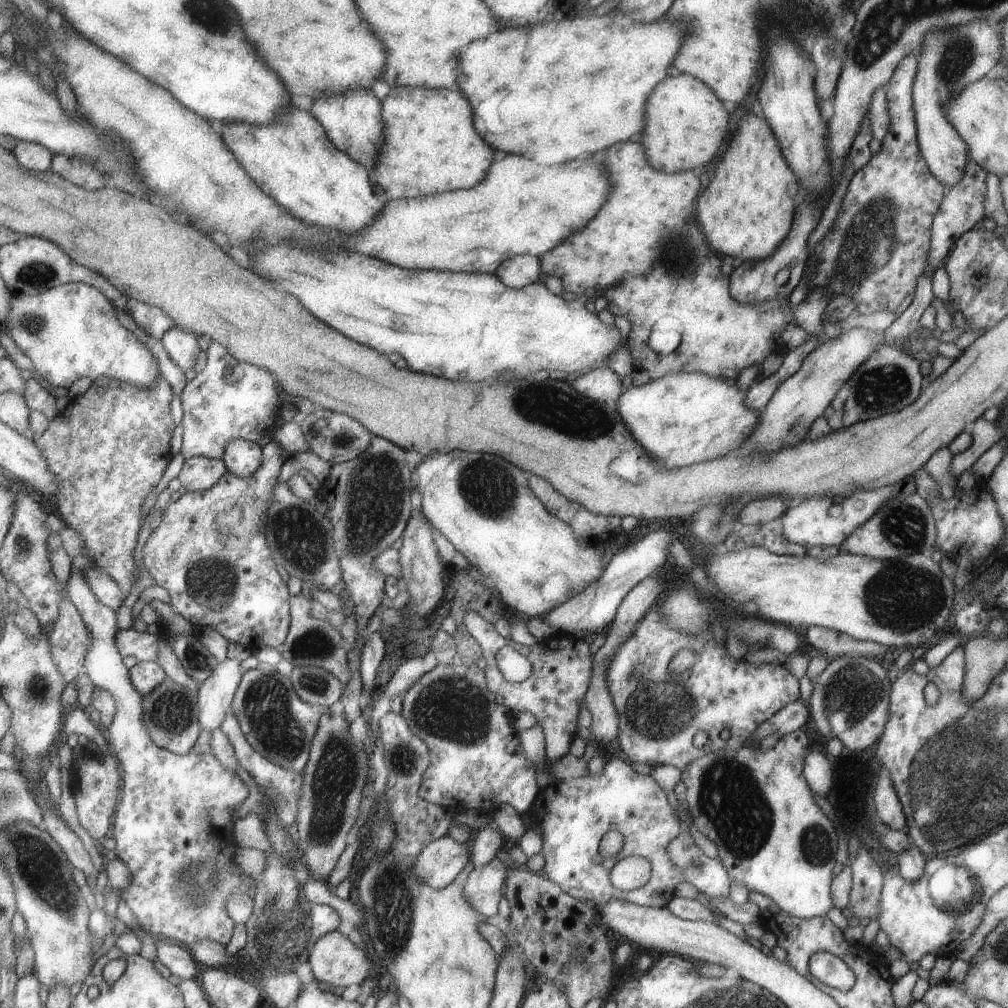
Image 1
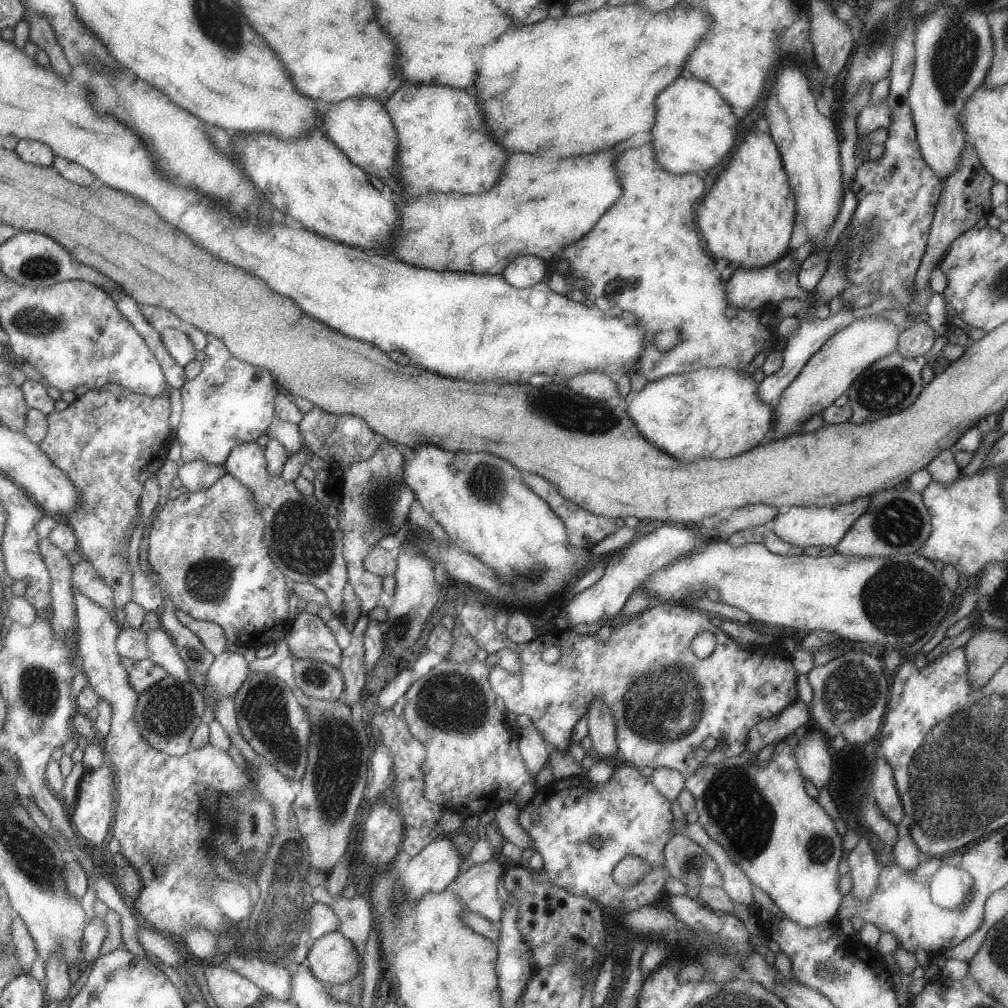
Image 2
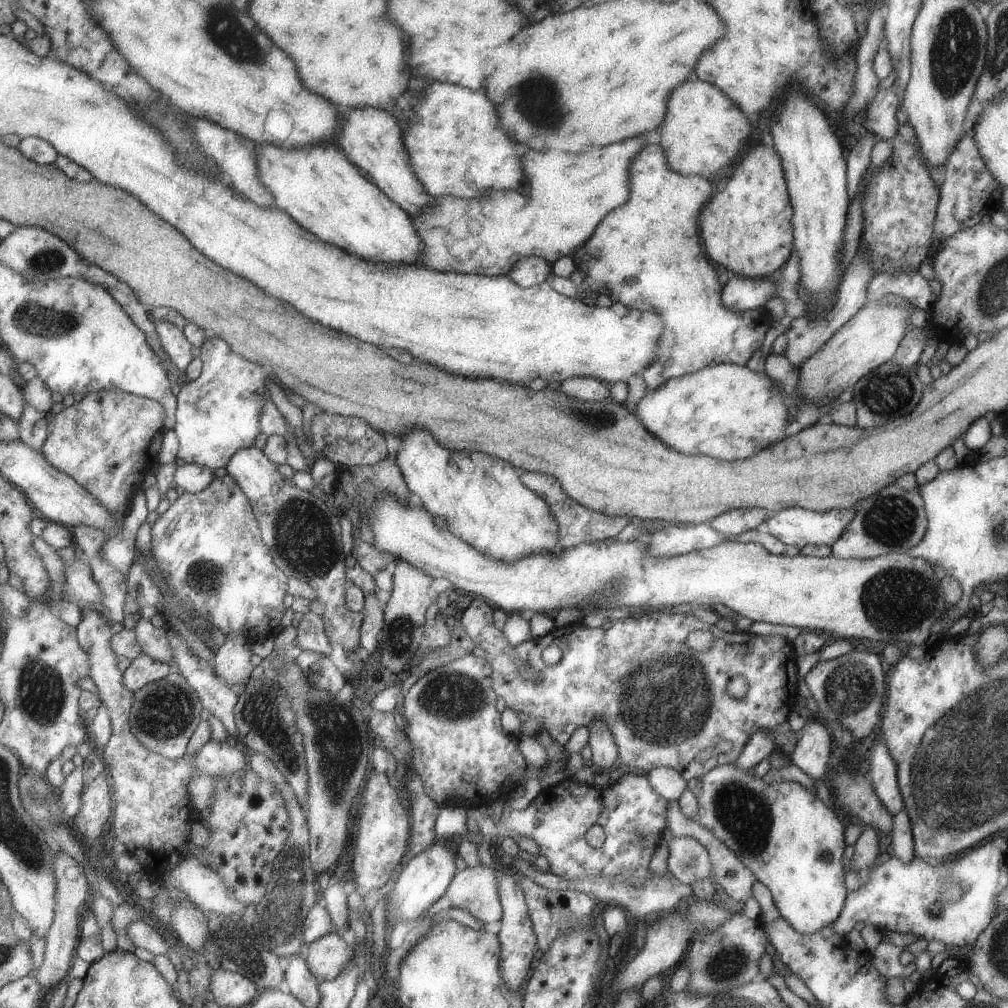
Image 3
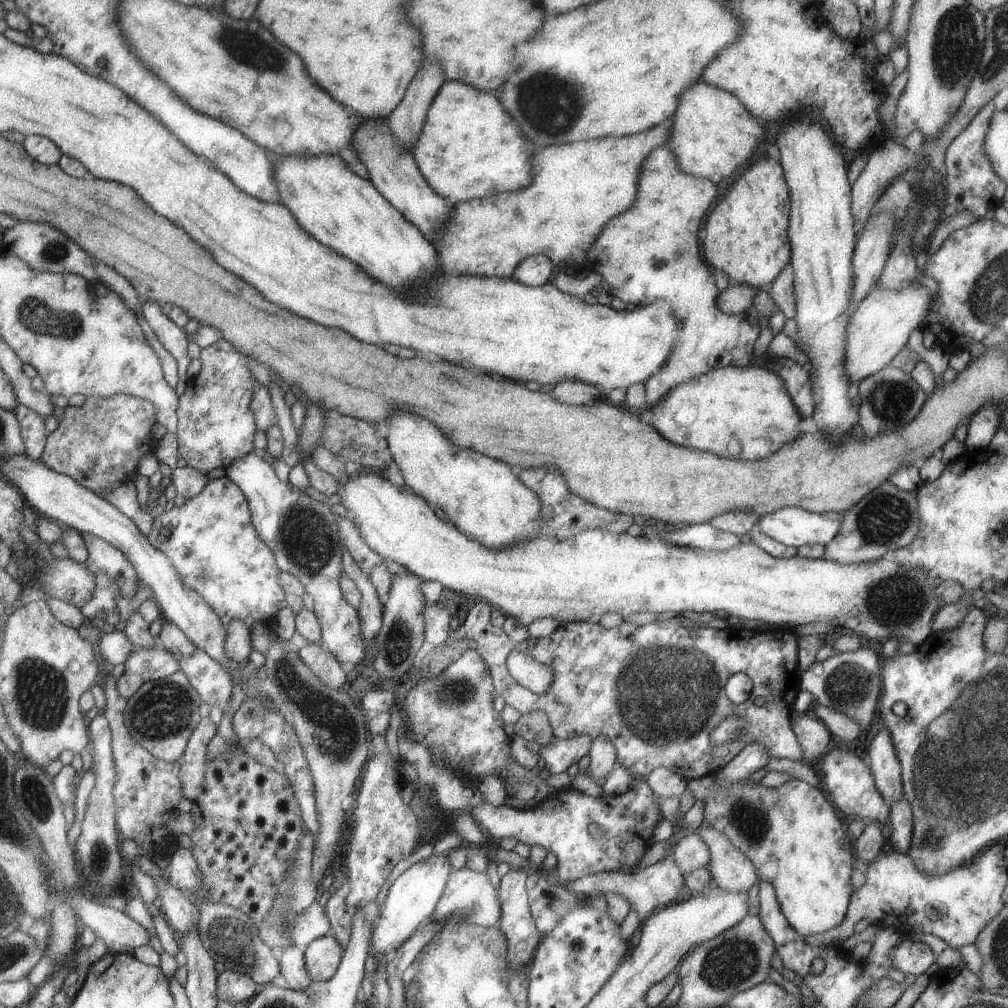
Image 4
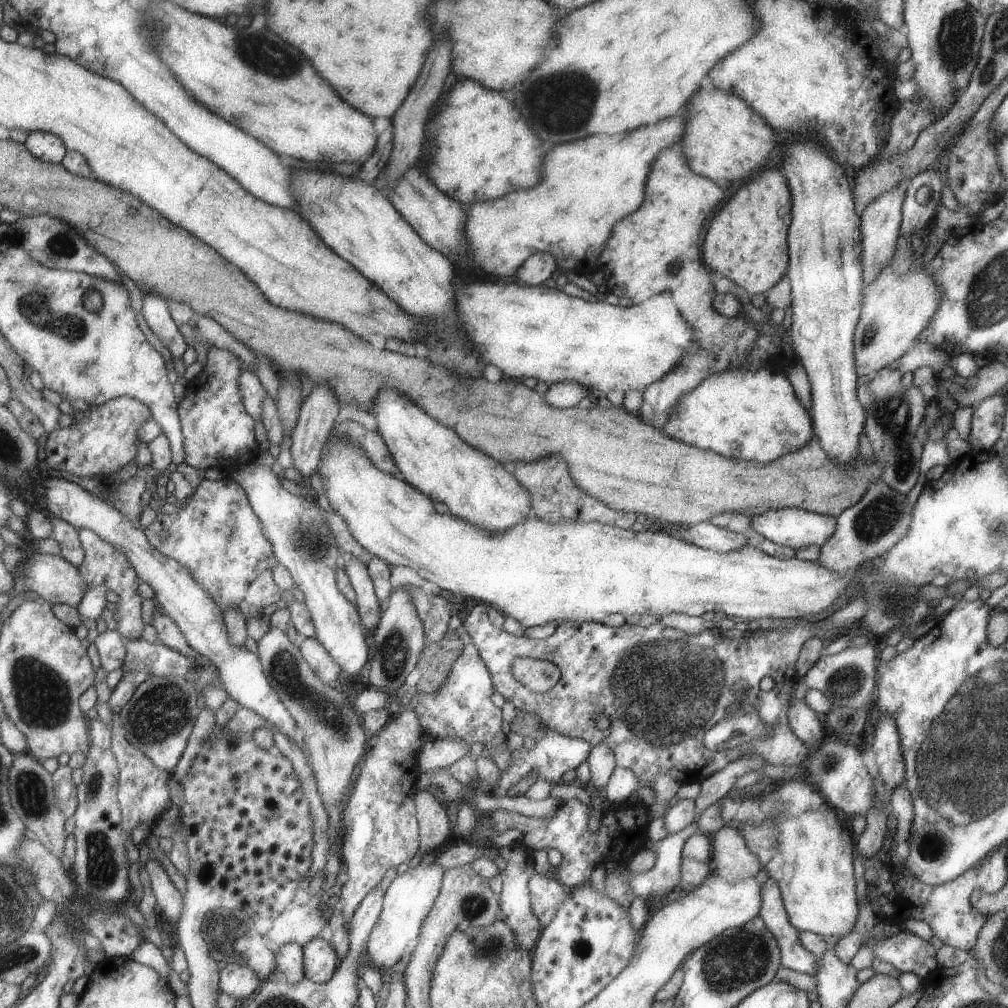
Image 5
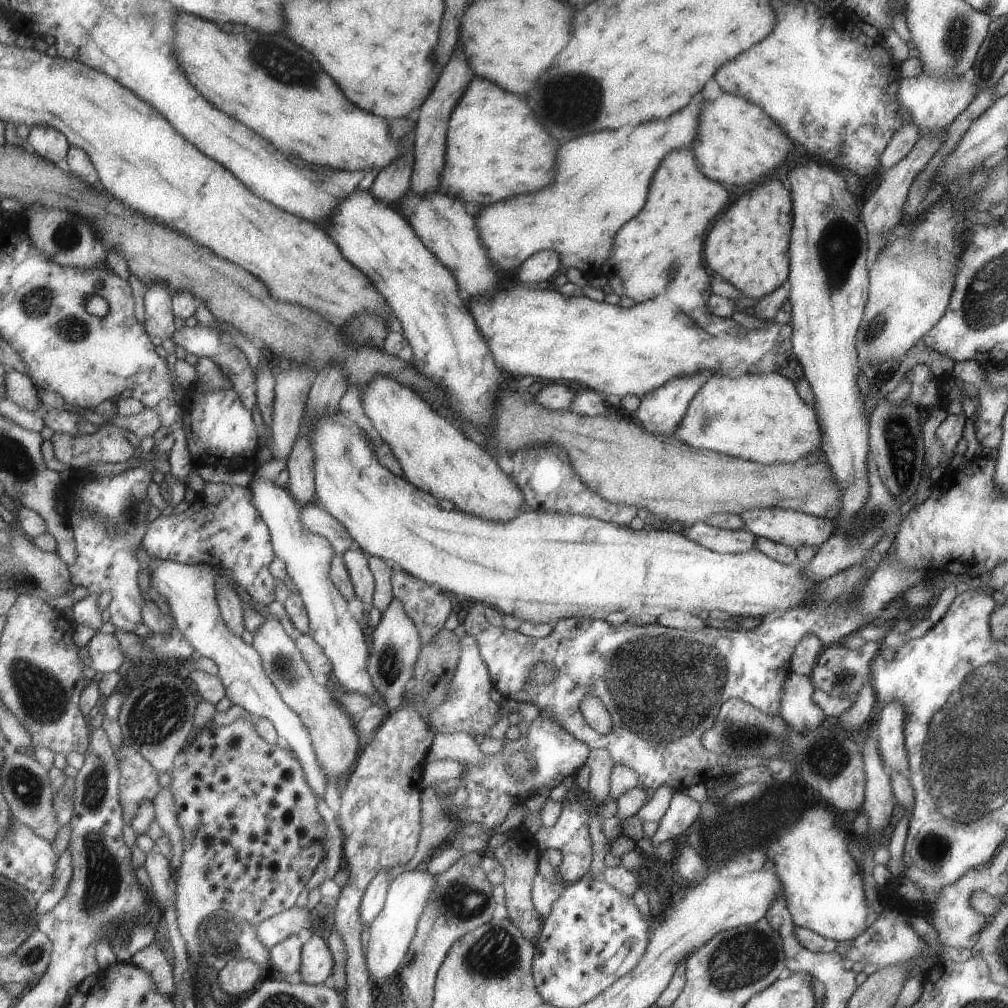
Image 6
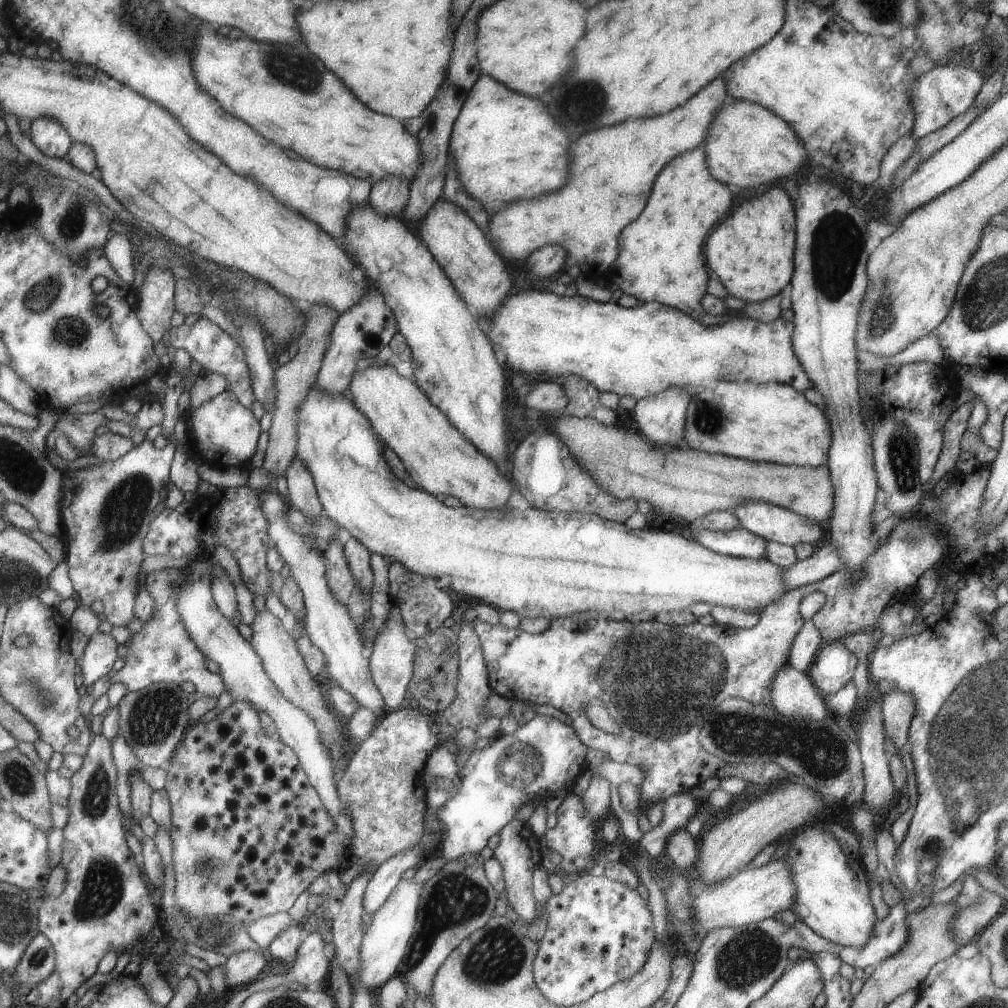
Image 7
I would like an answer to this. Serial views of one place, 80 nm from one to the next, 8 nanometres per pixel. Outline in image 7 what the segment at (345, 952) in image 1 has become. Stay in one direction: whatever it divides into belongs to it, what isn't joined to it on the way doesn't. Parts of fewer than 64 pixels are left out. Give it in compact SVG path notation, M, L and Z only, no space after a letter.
M310 933L304 940L292 970L297 984L301 986L318 986L327 976L329 960L323 954L321 933Z

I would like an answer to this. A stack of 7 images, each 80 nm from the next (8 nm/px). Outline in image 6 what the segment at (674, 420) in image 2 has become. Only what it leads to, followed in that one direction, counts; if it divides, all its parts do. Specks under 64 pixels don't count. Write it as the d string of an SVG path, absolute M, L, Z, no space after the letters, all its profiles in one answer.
M745 373L737 378L711 374L689 401L672 434L690 447L762 465L793 462L821 450L815 411L801 400L794 382L777 373Z

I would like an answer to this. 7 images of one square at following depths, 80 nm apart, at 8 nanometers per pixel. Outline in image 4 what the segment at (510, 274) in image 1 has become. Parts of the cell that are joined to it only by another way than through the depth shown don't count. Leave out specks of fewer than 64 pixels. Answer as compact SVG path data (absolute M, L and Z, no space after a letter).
M537 254L528 256L513 269L511 278L525 286L538 287L547 283L553 272L553 265L546 256Z

